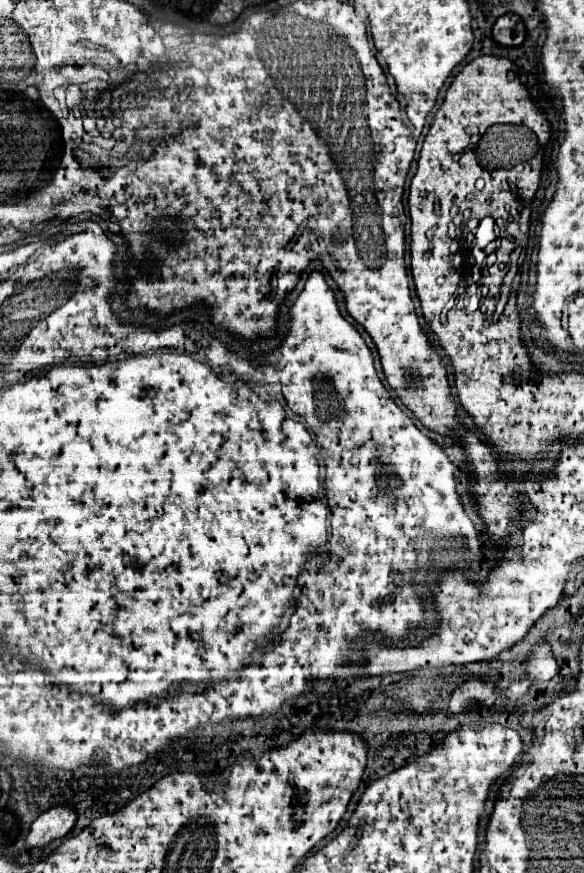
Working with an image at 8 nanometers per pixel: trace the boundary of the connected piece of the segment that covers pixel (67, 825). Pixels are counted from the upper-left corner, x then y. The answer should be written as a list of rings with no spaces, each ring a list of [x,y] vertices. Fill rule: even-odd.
[[[56,806],[46,812],[42,812],[30,826],[30,832],[26,836],[26,848],[44,848],[50,842],[64,838],[76,822],[76,812],[66,806]]]

